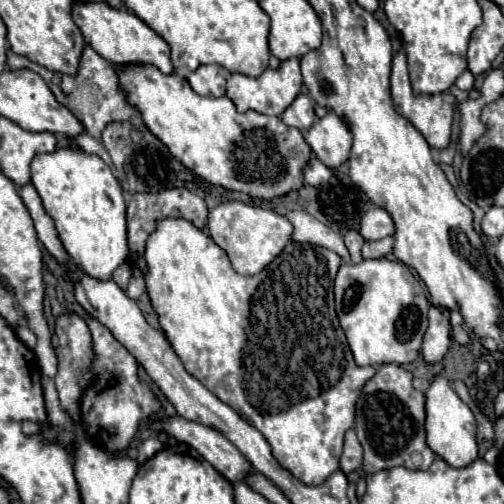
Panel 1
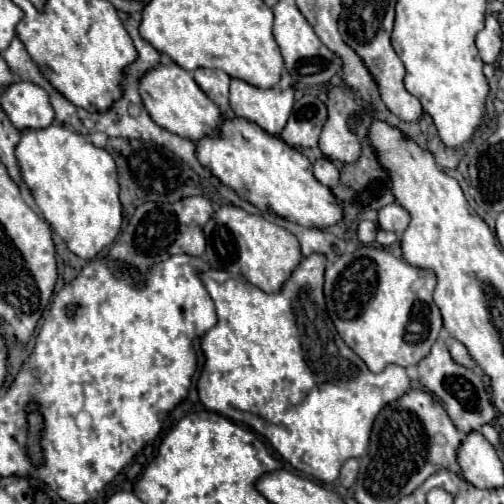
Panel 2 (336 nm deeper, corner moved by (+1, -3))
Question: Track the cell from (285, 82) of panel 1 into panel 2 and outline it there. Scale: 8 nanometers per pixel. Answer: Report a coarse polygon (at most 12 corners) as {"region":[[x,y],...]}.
{"region":[[230,83],[232,111],[280,135],[294,89]]}

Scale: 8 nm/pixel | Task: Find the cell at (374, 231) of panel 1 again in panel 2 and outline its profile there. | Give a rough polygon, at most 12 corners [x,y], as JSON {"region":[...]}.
{"region":[[392,203],[380,209],[382,229],[400,237],[410,223],[402,205]]}

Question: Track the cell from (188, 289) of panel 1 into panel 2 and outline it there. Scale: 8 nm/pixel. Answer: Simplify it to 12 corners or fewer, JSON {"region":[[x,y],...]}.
{"region":[[320,253],[280,293],[210,269],[198,395],[328,485],[408,393],[326,313]]}

